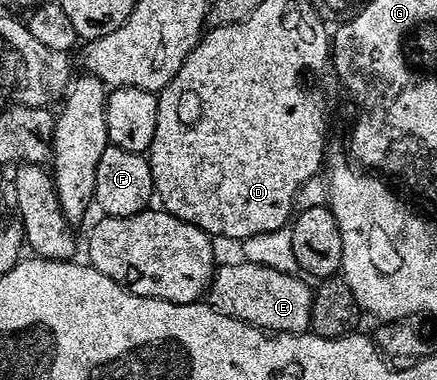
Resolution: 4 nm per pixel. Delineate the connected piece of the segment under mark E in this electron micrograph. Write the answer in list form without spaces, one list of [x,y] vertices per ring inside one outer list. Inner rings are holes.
[[[221,263],[217,267],[206,293],[206,303],[211,308],[269,334],[309,331],[314,288],[307,279],[266,265],[239,263]]]

